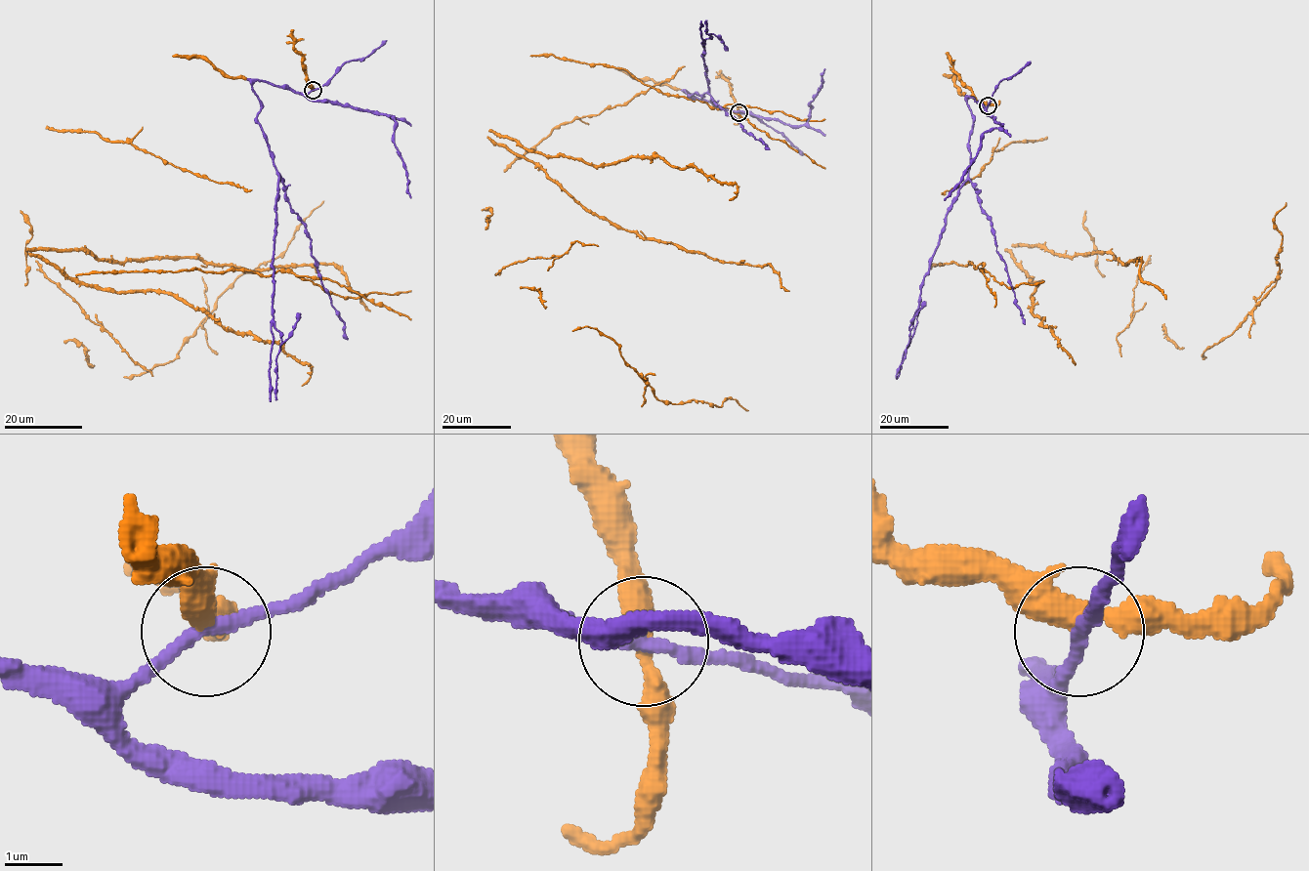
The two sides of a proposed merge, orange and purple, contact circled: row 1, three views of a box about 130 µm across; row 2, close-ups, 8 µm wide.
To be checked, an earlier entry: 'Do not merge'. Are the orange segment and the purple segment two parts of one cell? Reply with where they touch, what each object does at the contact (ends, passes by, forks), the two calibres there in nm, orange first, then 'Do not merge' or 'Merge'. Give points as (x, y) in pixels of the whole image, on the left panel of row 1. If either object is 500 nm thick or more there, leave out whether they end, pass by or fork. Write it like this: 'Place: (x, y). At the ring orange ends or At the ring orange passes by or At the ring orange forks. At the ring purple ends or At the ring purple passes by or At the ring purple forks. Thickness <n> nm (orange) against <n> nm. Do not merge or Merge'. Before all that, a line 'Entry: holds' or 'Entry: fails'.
Entry: fails
Place: (313, 90). At the ring orange passes by. At the ring purple passes by. Thickness 380 nm (orange) against 240 nm. Merge

